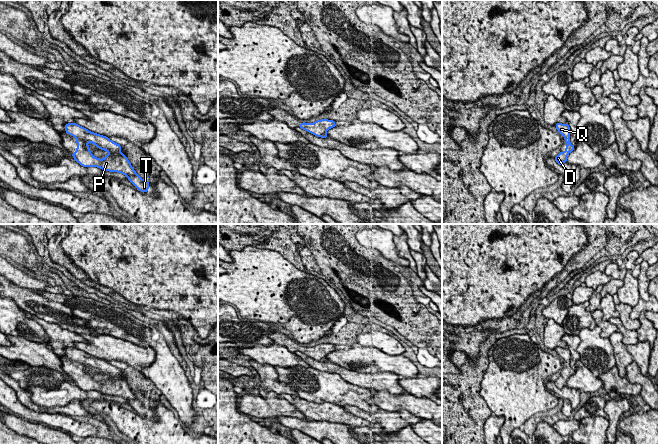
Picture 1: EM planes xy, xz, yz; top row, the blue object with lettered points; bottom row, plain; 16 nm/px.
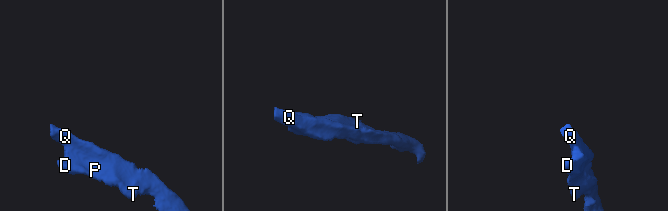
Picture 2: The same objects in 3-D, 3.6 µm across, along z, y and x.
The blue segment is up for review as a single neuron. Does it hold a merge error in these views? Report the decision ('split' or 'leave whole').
leave whole

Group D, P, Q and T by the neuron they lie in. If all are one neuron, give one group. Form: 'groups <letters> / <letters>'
groups D P Q T

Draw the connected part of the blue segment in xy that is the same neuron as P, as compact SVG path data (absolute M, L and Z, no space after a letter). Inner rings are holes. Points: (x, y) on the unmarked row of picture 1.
M76 347L65 348L67 358L76 362L77 373L71 377L74 384L83 391L98 391L105 395L118 396L124 398L128 404L141 416L148 416L149 402L141 403L135 396L127 380L121 377L121 369L111 365L108 361L93 357ZM88 366L95 371L107 375L109 378L105 382L99 383L94 381L90 376Z

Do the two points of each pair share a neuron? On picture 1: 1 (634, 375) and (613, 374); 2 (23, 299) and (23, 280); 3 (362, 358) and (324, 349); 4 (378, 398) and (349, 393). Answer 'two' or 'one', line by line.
1: two
2: two
3: two
4: two

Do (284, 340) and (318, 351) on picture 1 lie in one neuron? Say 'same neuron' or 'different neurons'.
same neuron

